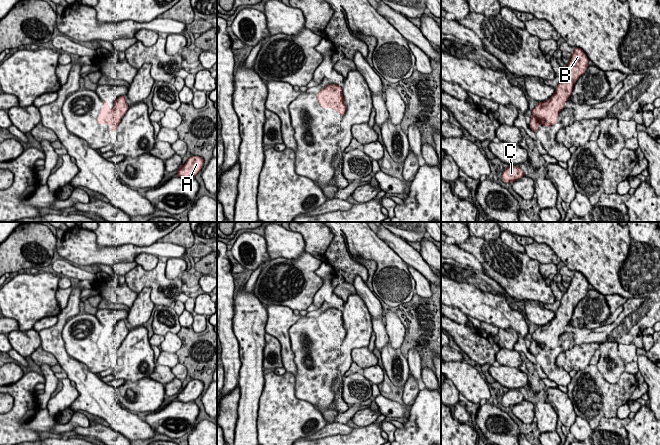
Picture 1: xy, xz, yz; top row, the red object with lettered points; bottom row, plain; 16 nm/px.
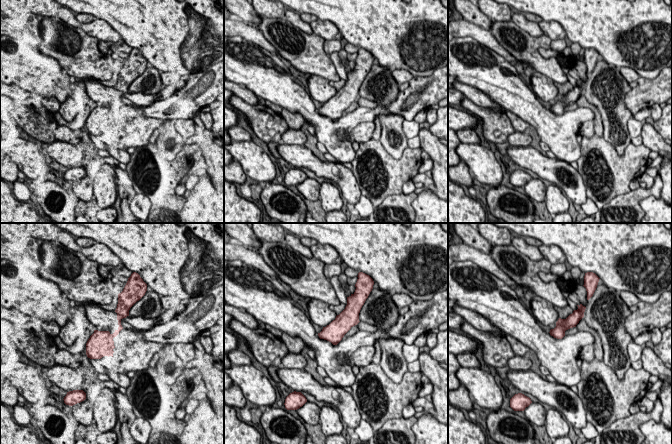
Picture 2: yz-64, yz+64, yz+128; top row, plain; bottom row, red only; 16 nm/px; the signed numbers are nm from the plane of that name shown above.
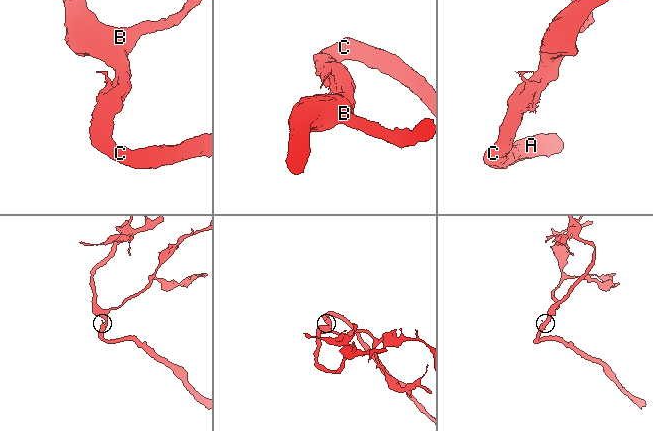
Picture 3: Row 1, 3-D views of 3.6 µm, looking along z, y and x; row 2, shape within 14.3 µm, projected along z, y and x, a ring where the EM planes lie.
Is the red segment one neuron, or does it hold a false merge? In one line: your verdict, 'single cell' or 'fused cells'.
single cell

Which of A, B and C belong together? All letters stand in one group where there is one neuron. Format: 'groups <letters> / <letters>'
groups A B C

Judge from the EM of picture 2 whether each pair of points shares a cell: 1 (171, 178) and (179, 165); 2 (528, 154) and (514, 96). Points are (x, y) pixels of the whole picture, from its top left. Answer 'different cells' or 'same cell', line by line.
1: same cell
2: different cells

